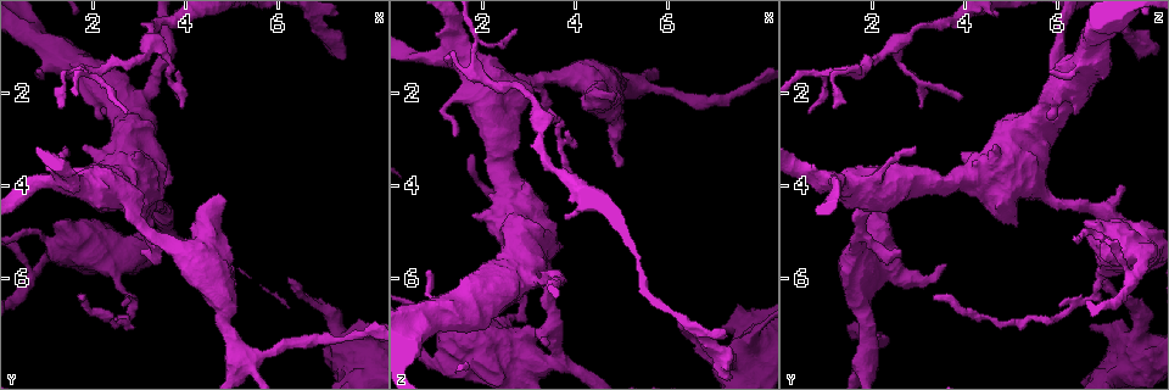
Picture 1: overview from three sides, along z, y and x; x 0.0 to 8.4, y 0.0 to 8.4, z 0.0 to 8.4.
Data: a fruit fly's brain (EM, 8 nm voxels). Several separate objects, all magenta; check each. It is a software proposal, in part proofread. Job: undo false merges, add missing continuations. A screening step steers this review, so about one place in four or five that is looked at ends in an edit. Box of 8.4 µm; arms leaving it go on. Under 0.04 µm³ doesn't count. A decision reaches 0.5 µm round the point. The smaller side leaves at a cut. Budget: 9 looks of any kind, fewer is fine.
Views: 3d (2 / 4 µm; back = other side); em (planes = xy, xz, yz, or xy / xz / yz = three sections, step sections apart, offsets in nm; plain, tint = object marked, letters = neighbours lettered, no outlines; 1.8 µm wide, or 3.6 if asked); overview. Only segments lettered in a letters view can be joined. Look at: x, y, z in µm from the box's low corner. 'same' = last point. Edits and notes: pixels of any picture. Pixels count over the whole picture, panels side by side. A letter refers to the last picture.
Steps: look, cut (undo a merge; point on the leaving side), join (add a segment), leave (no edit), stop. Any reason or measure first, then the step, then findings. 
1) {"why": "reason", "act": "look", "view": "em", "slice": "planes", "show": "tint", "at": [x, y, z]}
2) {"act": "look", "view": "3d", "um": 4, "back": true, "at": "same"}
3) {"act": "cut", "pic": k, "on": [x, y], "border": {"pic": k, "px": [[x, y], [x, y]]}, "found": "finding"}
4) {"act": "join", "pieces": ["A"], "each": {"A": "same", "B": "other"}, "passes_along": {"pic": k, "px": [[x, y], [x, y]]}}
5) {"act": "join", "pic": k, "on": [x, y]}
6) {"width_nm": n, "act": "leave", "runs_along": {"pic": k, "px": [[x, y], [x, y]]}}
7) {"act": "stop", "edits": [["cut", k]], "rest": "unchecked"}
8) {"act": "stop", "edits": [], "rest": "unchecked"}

{"why": "tapers out", "act": "look", "view": "em", "slice": "yz", "step": 8, "show": "letters", "at": [1.35, 2.30, 1.45]}

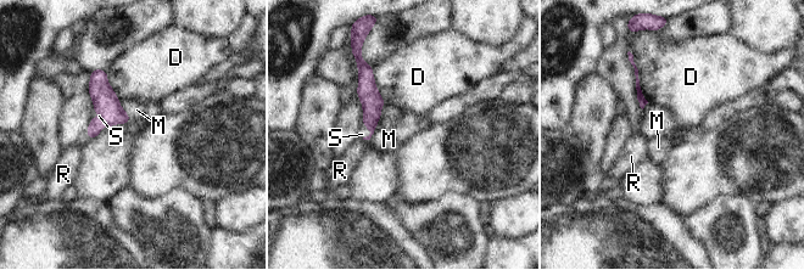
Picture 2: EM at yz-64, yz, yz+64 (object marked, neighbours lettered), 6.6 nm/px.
{"width_nm": 110, "act": "join", "pieces": ["S"], "each": {"D": "other", "M": "other", "R": "other", "S": "same"}, "found": "the neuron continues"}

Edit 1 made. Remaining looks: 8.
{"why": "see it whole again", "act": "look", "view": "overview"}

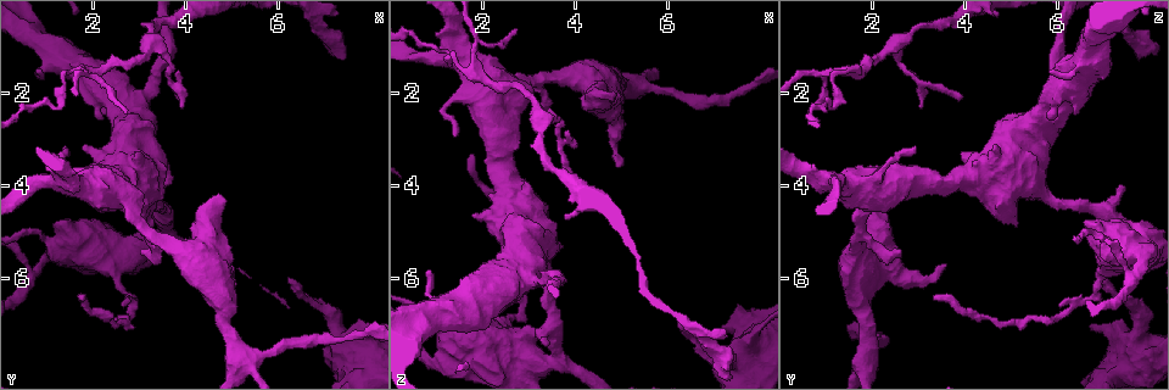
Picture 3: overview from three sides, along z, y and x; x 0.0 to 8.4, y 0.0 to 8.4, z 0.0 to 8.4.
{"why": "branch stops here", "act": "look", "view": "3d", "um": 2, "at": [3.80, 2.05, 4.00]}

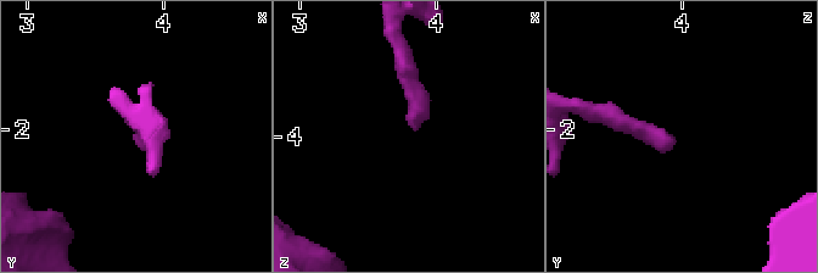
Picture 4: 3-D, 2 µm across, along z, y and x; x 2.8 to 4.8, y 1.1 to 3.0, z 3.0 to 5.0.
{"why": "now the EM", "act": "look", "view": "em", "slice": "planes", "show": "letters", "at": [3.86, 2.08, 3.94]}

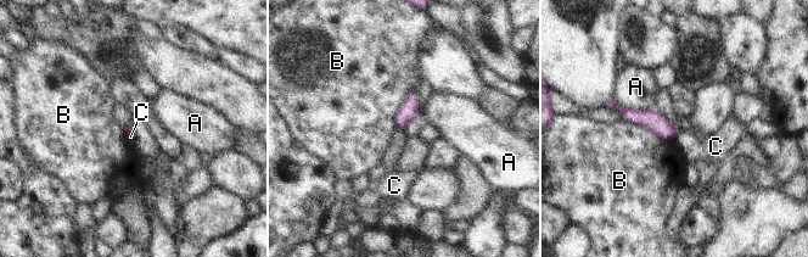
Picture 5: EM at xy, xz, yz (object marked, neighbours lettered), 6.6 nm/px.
{"longest_contact_nm": ["B", 360], "act": "leave", "each": {"A": "other", "B": "other", "C": "other"}, "runs_along": {"pic": 5, "px": [[624, 111], [674, 130]]}, "found": "none of them fits"}

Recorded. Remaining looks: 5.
{"why": "branch stops here", "act": "look", "view": "3d", "um": 4, "at": [1.80, 6.30, 3.35]}

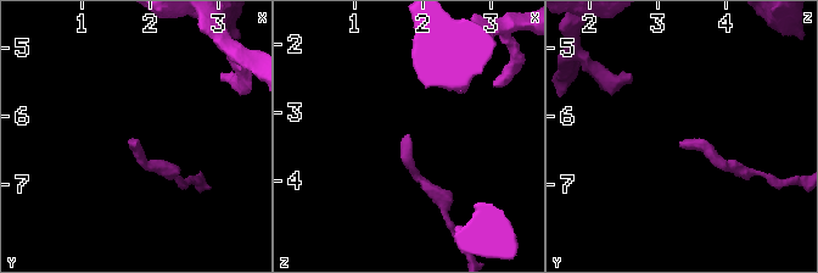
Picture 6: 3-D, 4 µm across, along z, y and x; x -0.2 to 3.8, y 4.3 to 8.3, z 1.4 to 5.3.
{"why": "shape alone is not enough", "act": "look", "view": "em", "slice": "xz", "step": 8, "show": "tint", "at": [1.80, 6.35, 3.35]}

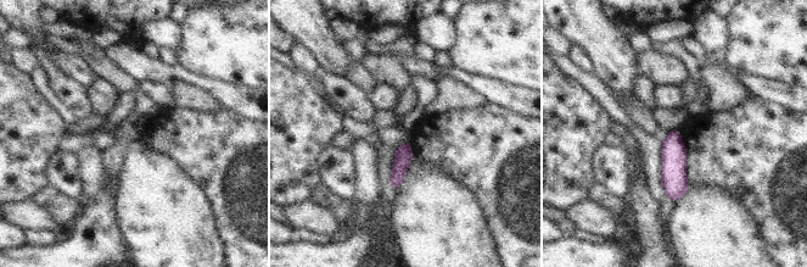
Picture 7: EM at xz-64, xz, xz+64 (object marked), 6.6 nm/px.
{"act": "look", "view": "em", "slice": "planes", "show": "letters", "at": "same"}

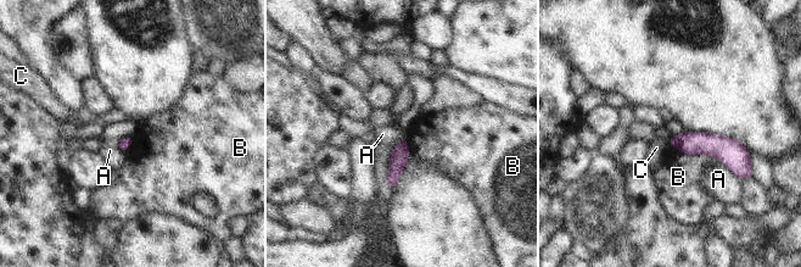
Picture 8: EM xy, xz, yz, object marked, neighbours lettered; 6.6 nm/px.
{"width_nm": 90, "longest_contact_nm": ["B", 360], "act": "leave", "each": {"A": "other", "B": "other", "C": "other"}, "found": "none of them fits"}

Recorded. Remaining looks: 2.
{"act": "stop", "edits": [["join", 2]], "rest": "unchecked"}

